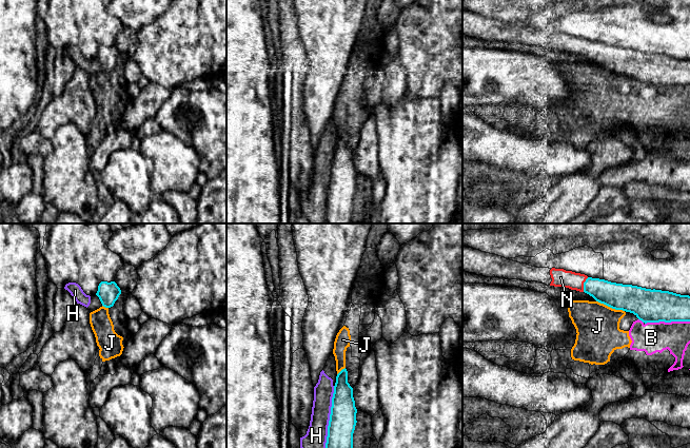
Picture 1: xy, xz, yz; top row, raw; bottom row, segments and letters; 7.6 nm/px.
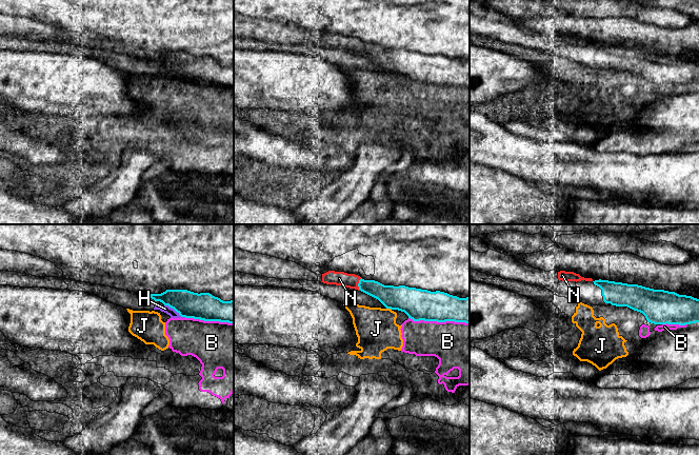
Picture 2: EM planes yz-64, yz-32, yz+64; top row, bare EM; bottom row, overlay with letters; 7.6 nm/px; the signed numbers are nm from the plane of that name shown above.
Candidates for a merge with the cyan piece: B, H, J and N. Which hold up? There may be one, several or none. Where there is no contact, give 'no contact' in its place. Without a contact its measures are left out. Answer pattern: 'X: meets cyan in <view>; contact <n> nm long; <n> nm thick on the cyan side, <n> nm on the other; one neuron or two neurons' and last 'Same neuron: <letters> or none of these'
B: meets cyan in yz; contact 340 nm long; 260 nm thick on the cyan side, 240 nm on the other; two neurons
H: meets cyan in xz; contact 480 nm long; 200 nm thick on the cyan side, 160 nm on the other; two neurons
J: meets cyan in yz; contact 240 nm long; 220 nm thick on the cyan side, 340 nm on the other; two neurons
N: meets cyan in yz; contact 120 nm long; 190 nm thick on the cyan side, 140 nm on the other; one neuron
Same neuron: N

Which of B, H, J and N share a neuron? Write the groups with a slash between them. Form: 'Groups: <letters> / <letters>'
Groups: B J / H / N

